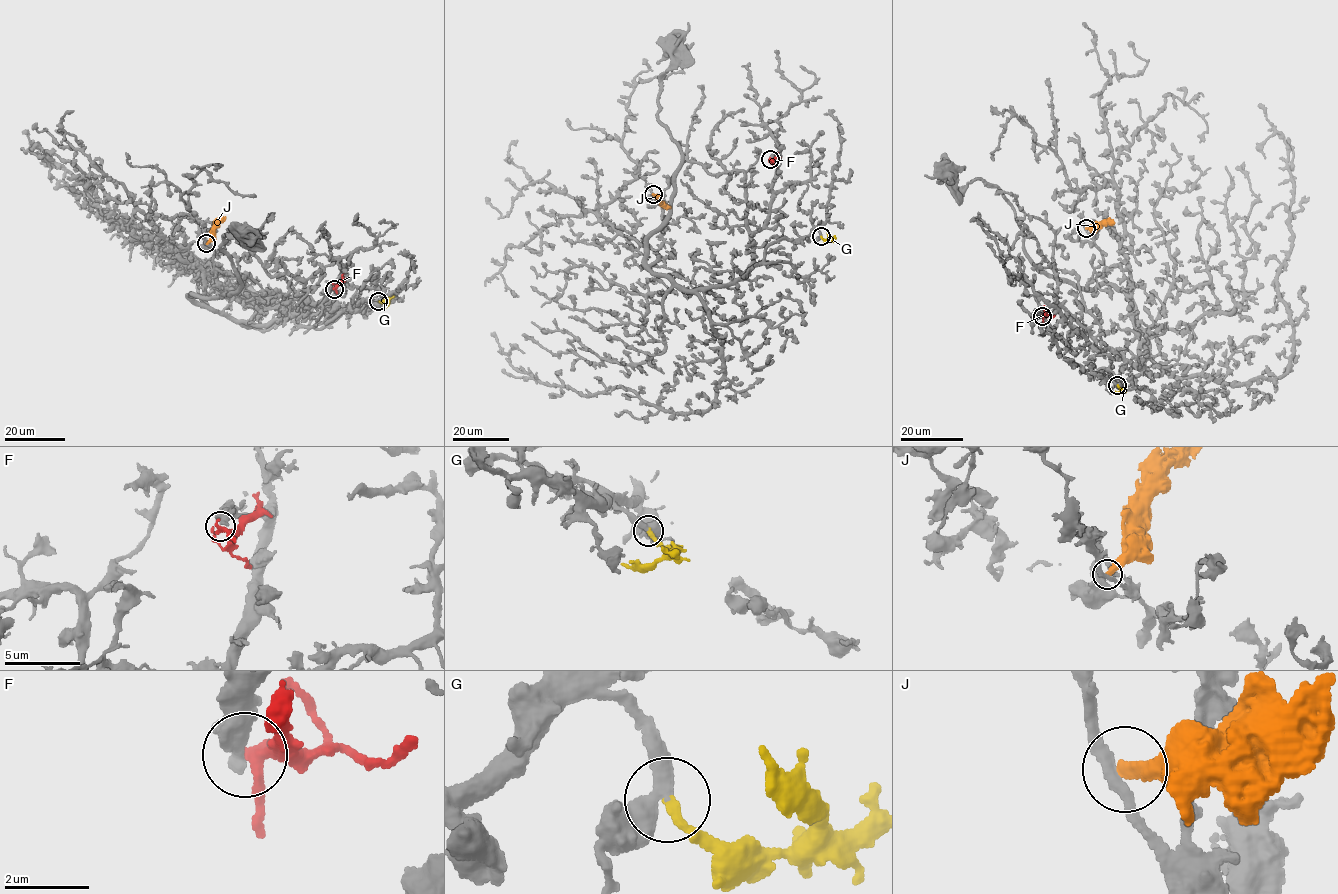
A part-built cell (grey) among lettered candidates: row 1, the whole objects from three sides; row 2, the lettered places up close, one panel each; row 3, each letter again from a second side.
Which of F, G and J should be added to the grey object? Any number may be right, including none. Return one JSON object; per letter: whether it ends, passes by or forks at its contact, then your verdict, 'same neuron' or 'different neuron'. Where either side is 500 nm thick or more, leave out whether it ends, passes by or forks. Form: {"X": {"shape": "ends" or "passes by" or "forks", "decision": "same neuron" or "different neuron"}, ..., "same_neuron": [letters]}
{"F": {"shape": "passes by", "decision": "different neuron"}, "G": {"shape": "ends", "decision": "same neuron"}, "J": {"shape": "ends", "decision": "different neuron"}, "same_neuron": ["G"]}

